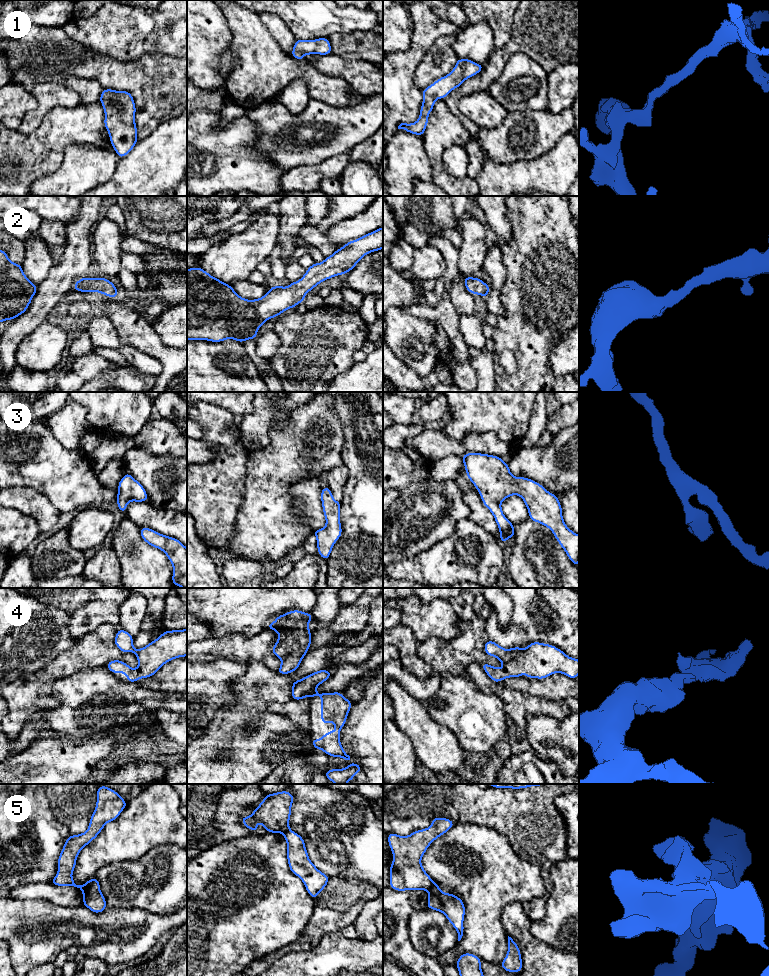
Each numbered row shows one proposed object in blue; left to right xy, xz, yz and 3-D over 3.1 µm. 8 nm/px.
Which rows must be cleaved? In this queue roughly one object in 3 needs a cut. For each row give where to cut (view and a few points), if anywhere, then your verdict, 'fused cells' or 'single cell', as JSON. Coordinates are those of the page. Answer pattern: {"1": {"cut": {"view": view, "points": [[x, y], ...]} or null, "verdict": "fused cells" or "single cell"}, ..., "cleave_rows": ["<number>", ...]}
{"1": {"cut": null, "verdict": "single cell"}, "2": {"cut": null, "verdict": "single cell"}, "3": {"cut": null, "verdict": "single cell"}, "4": {"cut": null, "verdict": "single cell"}, "5": {"cut": {"view": "xy", "points": [[92, 879], [83, 892]]}, "verdict": "fused cells"}, "cleave_rows": ["5"]}

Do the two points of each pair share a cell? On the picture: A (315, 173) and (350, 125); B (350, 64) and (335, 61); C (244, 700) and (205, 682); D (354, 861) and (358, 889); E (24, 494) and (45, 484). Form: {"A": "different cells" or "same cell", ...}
{"A": "different cells", "B": "same cell", "C": "different cells", "D": "different cells", "E": "different cells"}

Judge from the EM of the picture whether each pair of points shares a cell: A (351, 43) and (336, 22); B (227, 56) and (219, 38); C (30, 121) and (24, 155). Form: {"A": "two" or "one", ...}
{"A": "two", "B": "two", "C": "two"}

